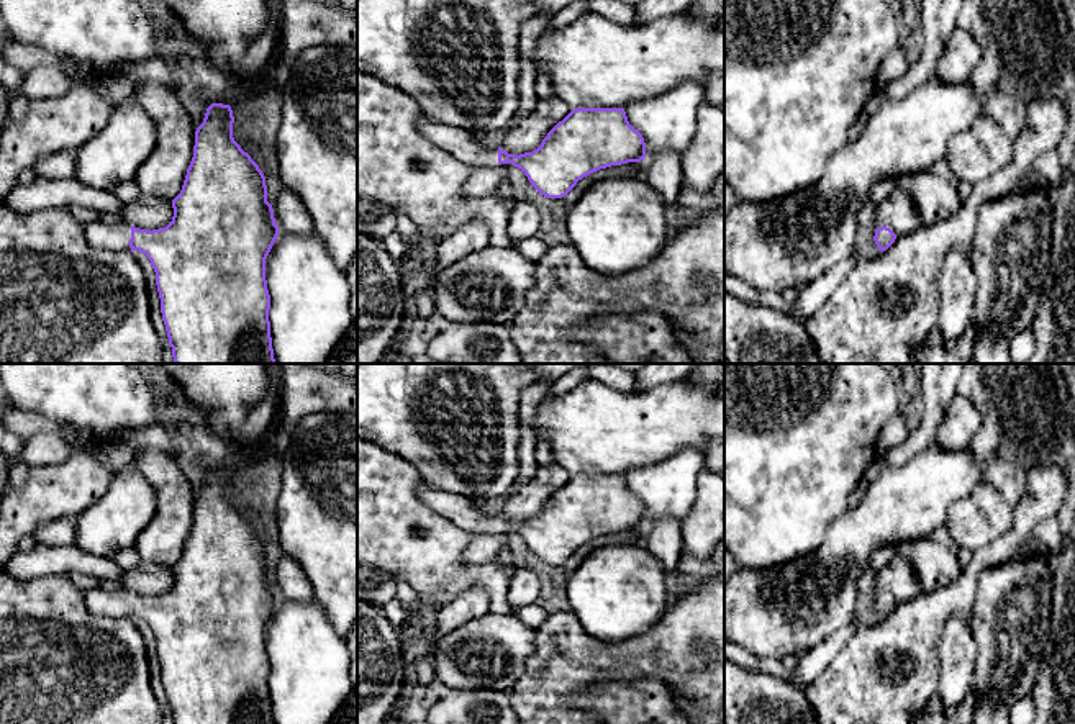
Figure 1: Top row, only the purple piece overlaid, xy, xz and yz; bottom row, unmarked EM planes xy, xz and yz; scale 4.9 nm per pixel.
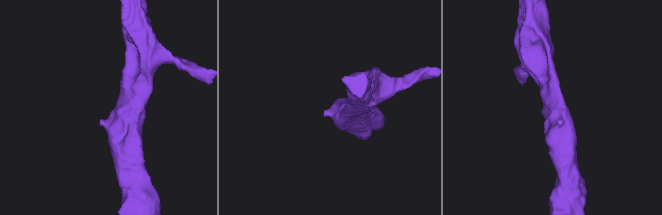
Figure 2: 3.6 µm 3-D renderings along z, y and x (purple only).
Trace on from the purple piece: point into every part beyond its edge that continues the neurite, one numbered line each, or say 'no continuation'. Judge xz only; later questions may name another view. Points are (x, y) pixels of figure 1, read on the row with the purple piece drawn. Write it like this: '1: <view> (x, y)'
1: xz (466, 148)

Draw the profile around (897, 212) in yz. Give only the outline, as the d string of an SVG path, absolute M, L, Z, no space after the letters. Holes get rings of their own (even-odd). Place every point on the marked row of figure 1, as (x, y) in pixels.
M896 188L887 200L877 205L873 228L887 226L896 236L908 236L921 226L918 211L911 198Z

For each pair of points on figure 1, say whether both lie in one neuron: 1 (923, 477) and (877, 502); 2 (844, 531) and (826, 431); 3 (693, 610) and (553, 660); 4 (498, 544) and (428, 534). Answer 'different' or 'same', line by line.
1: same
2: different
3: same
4: different

